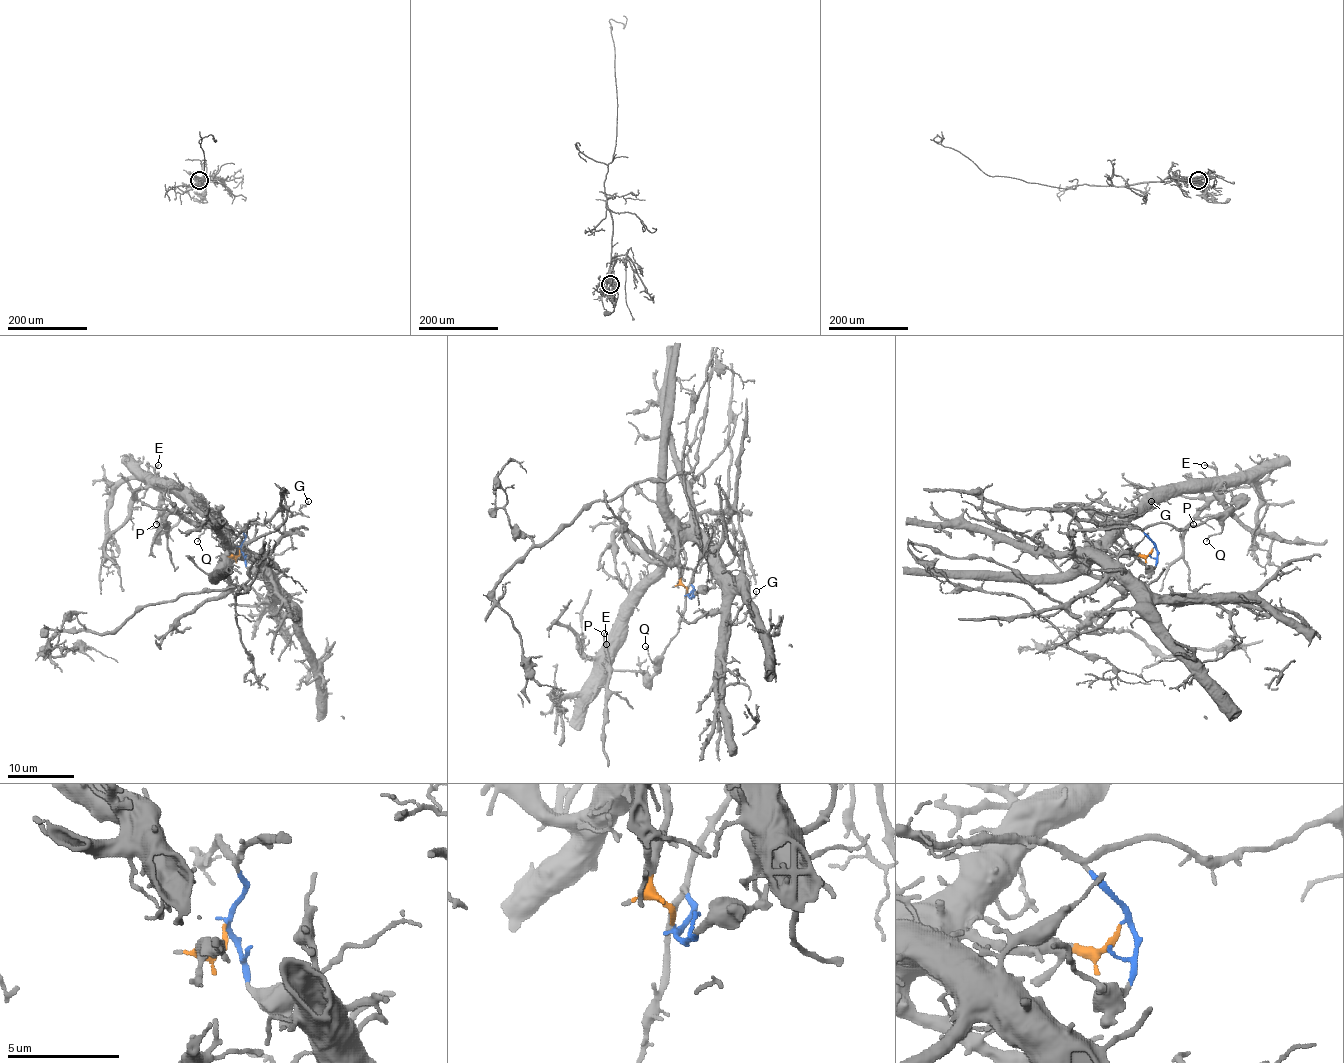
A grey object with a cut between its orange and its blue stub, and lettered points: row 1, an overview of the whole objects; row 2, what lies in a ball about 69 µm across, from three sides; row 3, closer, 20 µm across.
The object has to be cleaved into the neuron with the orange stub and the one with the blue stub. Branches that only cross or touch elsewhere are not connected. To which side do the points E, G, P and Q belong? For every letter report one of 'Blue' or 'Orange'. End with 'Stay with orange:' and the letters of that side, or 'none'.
E: Orange
G: Blue
P: Orange
Q: Blue
Stay with orange: E, P

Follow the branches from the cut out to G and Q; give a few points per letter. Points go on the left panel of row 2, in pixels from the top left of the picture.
G: (239, 547), (247, 524), (262, 524), (282, 504), (294, 516), (302, 516), (299, 511), (309, 501)
Q: (239, 547), (244, 539), (237, 522), (231, 527), (216, 517), (209, 521), (198, 541)

